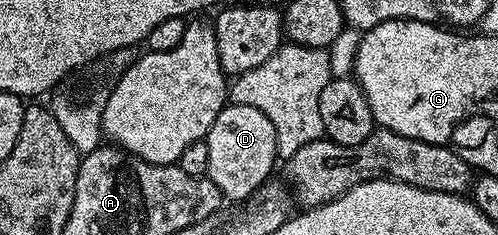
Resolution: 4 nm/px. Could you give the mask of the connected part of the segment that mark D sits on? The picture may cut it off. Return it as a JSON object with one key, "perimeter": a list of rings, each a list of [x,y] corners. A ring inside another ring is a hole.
{"perimeter":[[[227,104],[215,116],[209,133],[203,141],[207,144],[208,178],[219,188],[222,199],[244,203],[256,195],[257,189],[270,181],[273,165],[279,162],[275,144],[275,127],[259,108]]]}

